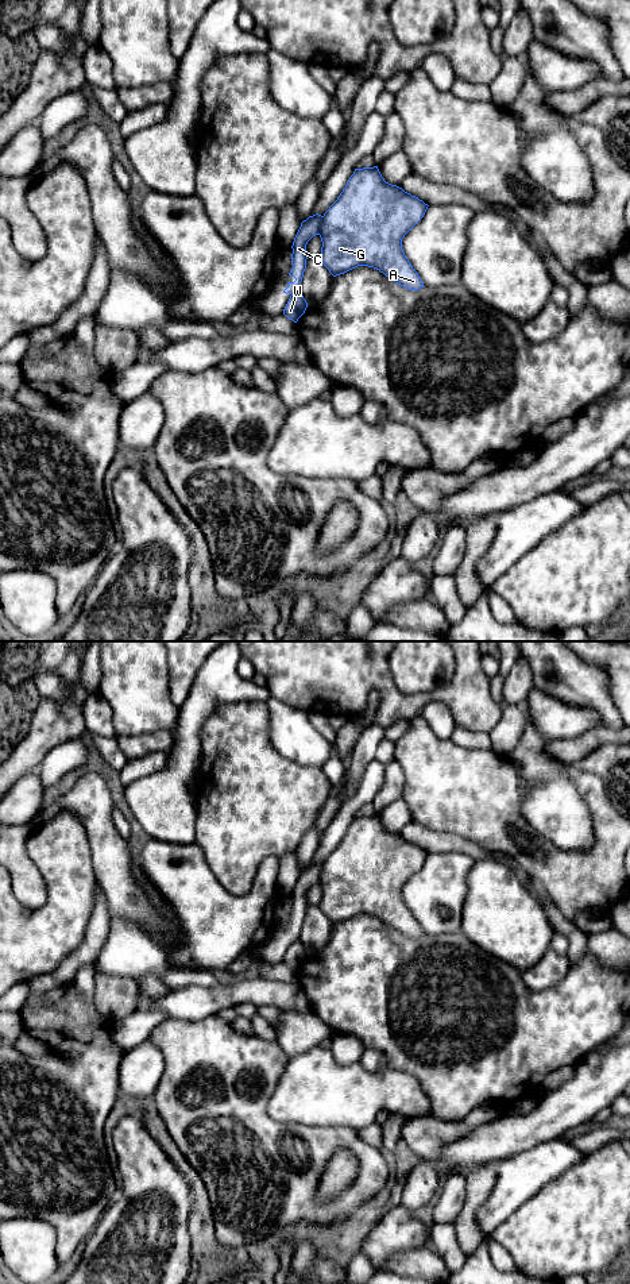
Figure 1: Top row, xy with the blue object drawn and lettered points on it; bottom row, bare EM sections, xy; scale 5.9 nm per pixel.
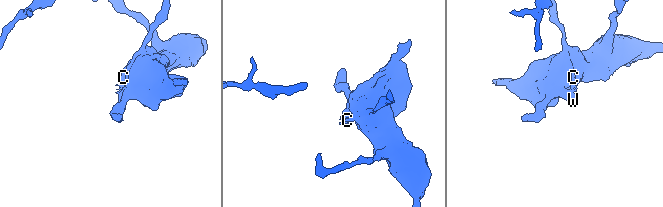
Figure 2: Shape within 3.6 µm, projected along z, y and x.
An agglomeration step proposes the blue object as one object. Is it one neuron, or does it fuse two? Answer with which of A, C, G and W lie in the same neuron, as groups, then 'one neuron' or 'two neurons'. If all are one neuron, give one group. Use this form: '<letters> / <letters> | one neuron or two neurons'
A G W / C | two neurons

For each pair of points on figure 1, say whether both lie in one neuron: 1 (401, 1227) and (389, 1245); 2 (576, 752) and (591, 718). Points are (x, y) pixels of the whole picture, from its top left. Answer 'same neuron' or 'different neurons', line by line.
1: same neuron
2: different neurons

